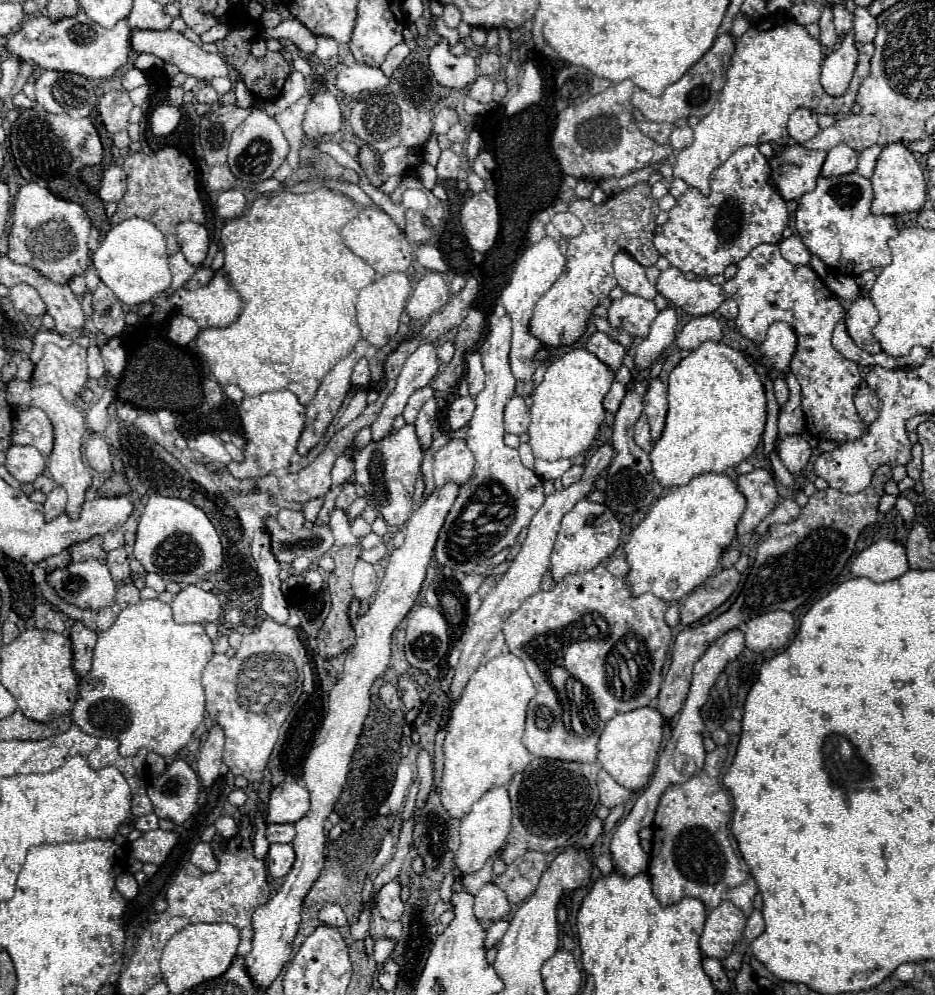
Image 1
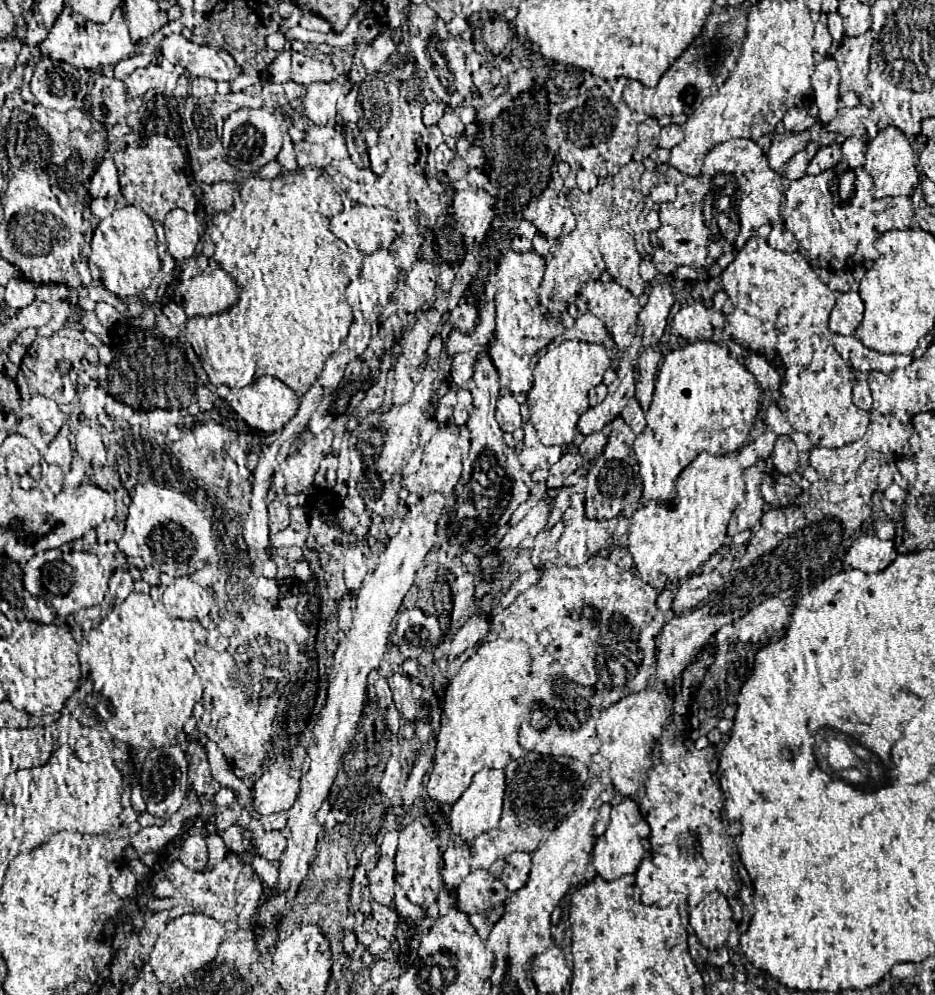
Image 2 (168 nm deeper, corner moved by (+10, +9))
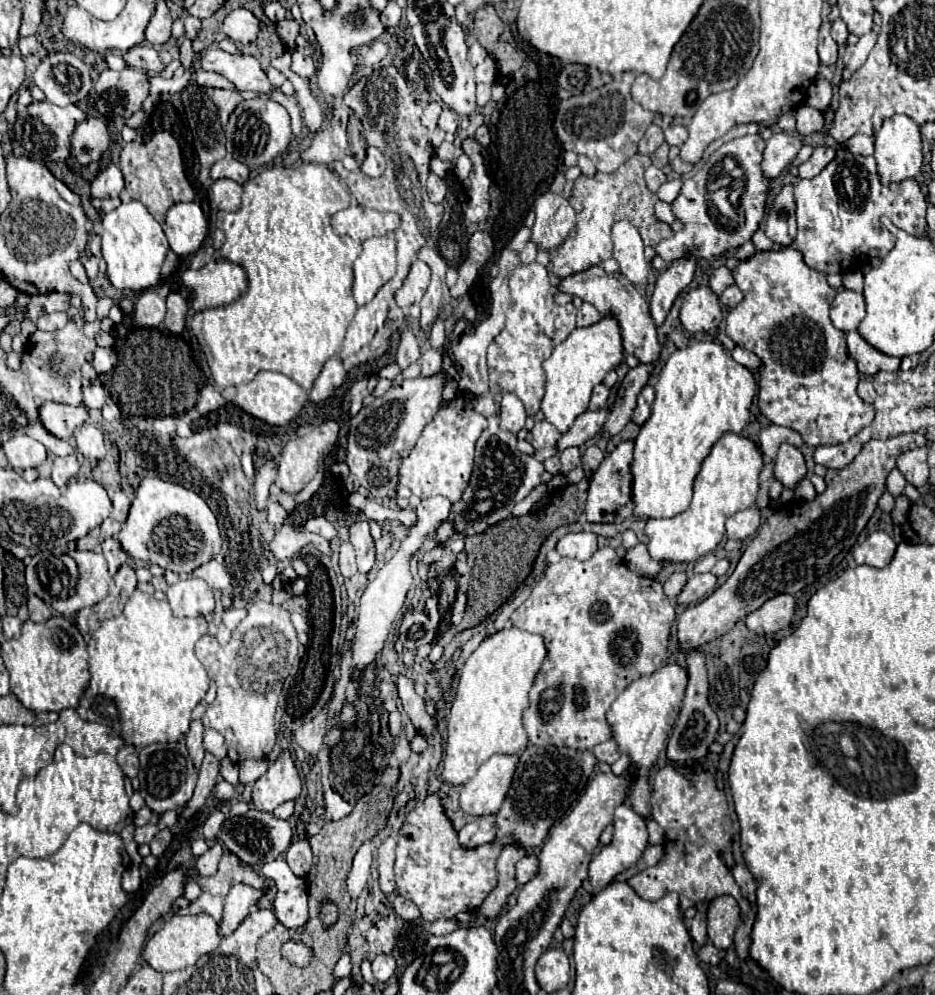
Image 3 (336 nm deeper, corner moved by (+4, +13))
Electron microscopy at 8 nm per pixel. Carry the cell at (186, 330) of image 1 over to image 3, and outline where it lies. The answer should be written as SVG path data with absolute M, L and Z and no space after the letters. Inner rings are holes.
M170 293L166 297L166 309L168 309L166 319L164 319L166 329L172 333L182 333L184 323L186 323L186 313L188 313L188 305L184 297L180 293Z

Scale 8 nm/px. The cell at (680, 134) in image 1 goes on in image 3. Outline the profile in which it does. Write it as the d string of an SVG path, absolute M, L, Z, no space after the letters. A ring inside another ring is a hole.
M670 123L670 125L664 129L664 137L666 137L666 143L668 143L668 145L682 145L682 143L688 139L688 129L686 129L684 125Z

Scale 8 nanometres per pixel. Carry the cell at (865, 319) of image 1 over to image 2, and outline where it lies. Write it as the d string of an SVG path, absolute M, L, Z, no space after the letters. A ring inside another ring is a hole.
M846 291L846 293L838 295L836 305L830 313L828 327L836 335L850 337L854 327L860 323L860 319L862 319L862 303L858 299L858 293L856 291Z

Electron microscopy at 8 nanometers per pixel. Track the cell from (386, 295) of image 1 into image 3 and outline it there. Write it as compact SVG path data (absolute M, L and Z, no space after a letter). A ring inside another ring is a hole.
M390 235L352 241L362 245L362 253L354 261L354 299L358 305L366 305L396 271L396 243Z

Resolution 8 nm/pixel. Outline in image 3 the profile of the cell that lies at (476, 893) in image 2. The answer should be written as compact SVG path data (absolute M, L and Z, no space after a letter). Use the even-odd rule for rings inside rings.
M428 795L412 809L400 829L396 847L396 887L404 899L418 905L424 921L454 919L460 911L474 911L496 887L496 859L502 845L484 843L474 849L460 847L458 831L446 817L438 795Z

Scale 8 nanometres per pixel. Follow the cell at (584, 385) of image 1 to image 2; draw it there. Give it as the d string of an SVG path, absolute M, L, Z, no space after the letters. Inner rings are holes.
M560 339L552 341L536 353L538 361L532 371L532 385L526 397L530 425L536 429L542 445L572 443L576 421L588 407L588 389L602 381L604 369L610 365L606 347L600 343Z

